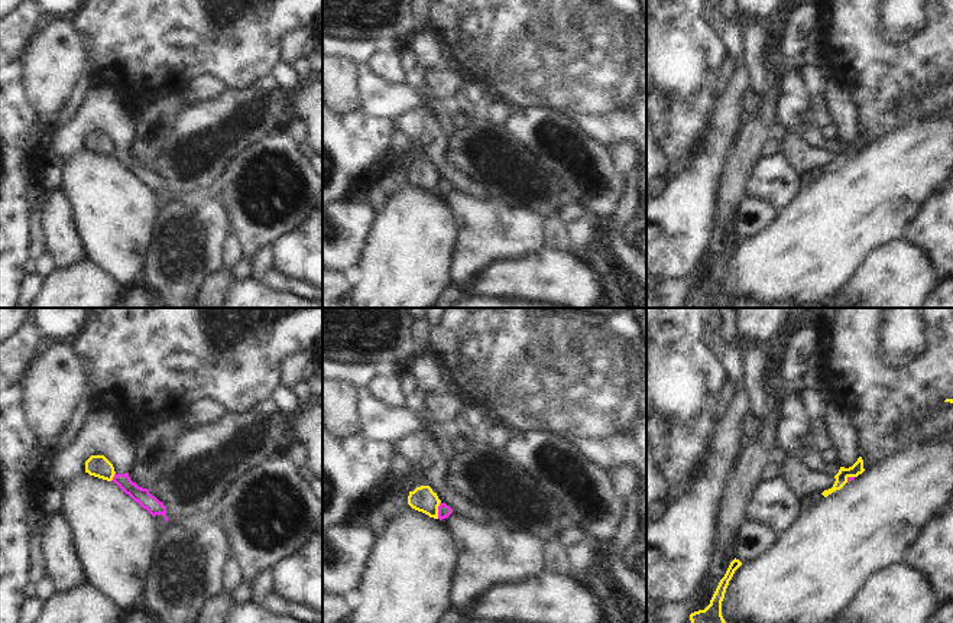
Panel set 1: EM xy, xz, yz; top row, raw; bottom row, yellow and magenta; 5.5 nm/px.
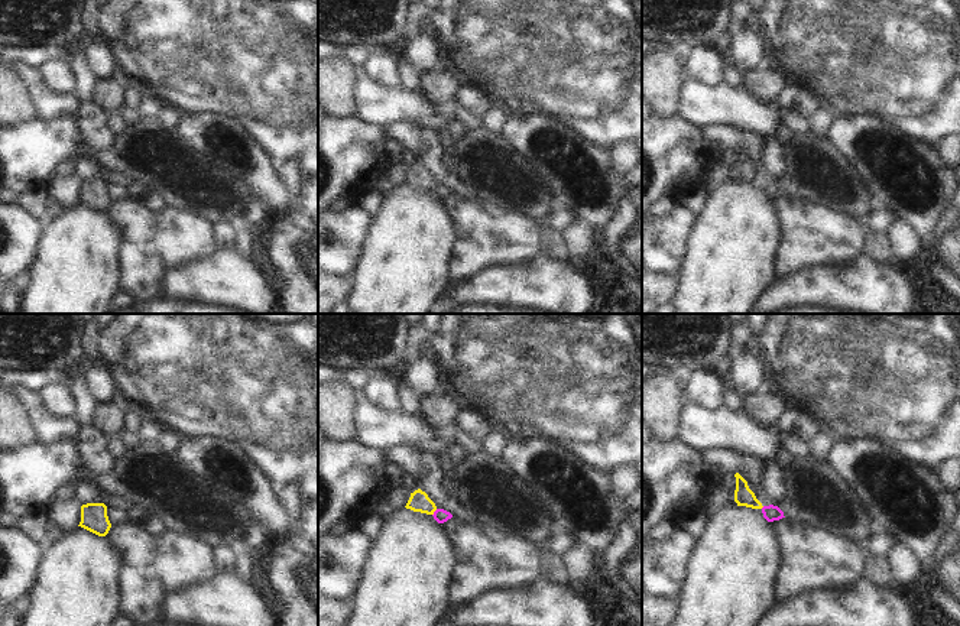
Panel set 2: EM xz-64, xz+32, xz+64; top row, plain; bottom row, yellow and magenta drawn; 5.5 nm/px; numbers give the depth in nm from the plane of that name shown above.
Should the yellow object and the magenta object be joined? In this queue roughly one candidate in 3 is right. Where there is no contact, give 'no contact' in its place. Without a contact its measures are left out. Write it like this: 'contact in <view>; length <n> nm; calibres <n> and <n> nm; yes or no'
contact in xz; length 100 nm; calibres 140 and 70 nm; no

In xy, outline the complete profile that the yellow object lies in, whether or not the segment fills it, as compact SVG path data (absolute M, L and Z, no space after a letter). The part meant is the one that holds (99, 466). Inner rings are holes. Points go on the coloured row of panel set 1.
M91 455L85 461L85 473L107 481L111 481L116 474L113 464L104 455Z

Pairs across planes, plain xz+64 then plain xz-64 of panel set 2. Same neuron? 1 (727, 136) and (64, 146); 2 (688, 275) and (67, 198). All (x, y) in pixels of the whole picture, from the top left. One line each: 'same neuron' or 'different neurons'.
1: different neurons
2: different neurons

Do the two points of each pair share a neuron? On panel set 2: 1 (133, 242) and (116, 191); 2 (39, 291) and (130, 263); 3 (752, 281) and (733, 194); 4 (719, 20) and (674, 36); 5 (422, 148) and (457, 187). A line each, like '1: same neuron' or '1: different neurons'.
1: different neurons
2: different neurons
3: same neuron
4: same neuron
5: same neuron

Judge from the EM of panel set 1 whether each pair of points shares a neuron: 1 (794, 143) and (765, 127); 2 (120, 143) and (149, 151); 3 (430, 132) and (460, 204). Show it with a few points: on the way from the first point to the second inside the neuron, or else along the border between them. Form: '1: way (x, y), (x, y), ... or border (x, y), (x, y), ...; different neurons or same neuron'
1: border (784, 130), (780, 136); different neurons
2: border (135, 114), (135, 136), (127, 148); different neurons
3: border (453, 187), (472, 197), (486, 197); different neurons

